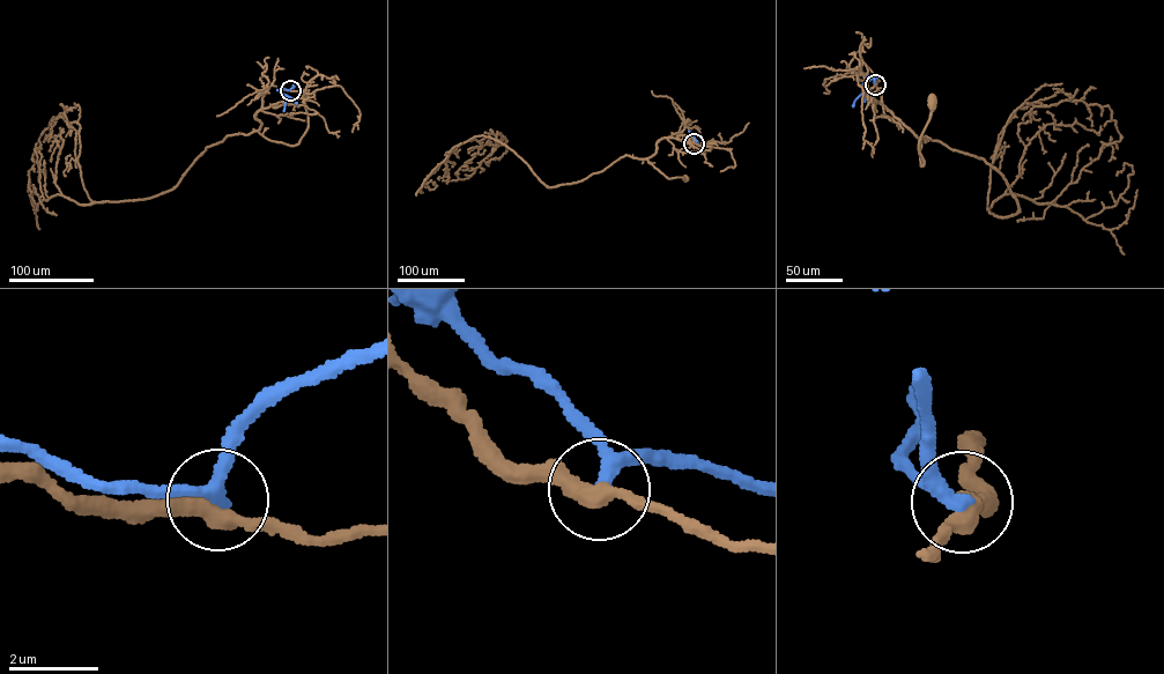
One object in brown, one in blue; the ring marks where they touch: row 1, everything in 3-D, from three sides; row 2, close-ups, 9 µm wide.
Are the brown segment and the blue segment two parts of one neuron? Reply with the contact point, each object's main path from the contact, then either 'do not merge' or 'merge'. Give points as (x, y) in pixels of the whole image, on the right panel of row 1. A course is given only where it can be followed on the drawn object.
place (875, 84); course brown (875, 84), (869, 90), (872, 98), (881, 102), (919, 139), (922, 167), (919, 141), (929, 118), (932, 101); course blue (875, 83), (870, 78), (864, 82), (864, 91), (852, 106); do not merge

